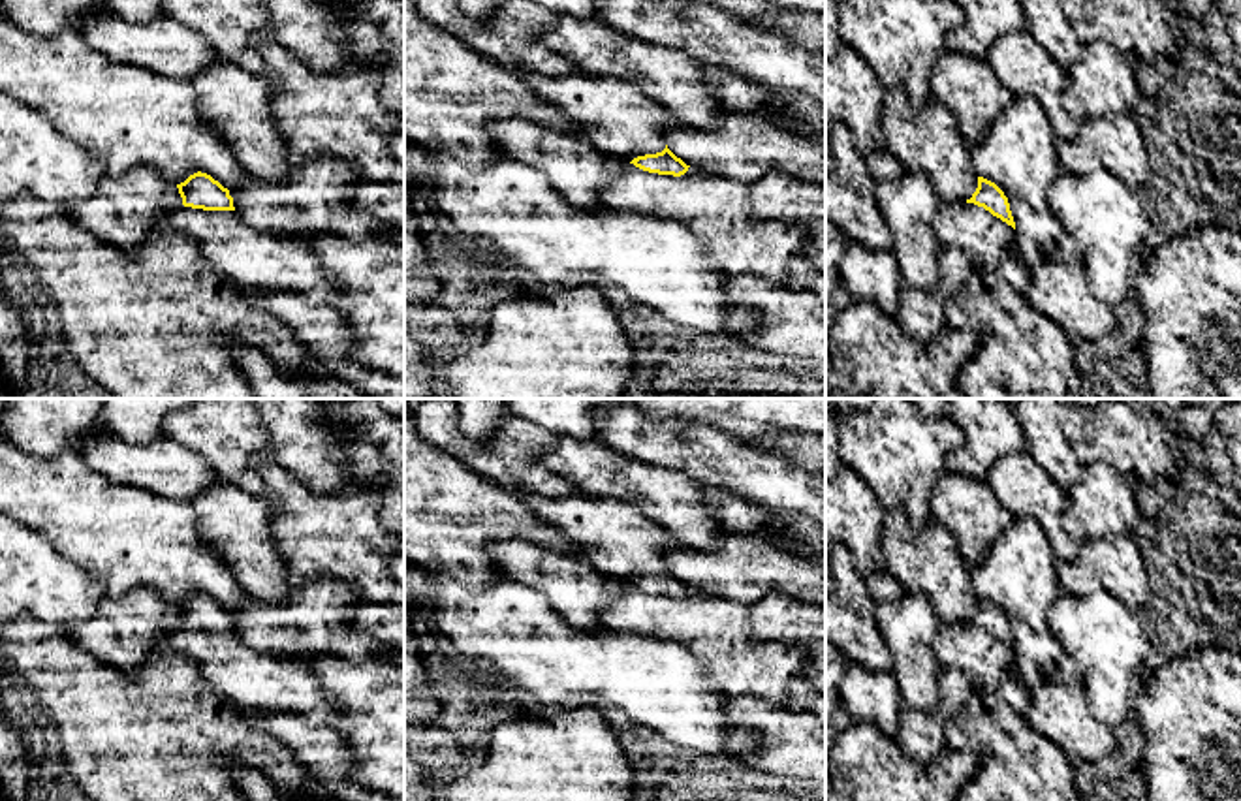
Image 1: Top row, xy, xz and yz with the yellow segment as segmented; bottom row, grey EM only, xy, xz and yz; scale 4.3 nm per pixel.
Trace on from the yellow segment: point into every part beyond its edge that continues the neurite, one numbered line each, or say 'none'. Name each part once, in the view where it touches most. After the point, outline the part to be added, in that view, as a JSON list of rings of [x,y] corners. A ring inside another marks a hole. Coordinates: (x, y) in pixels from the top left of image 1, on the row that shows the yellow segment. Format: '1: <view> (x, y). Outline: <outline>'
1: xy (256, 260). Outline: [[[182,205],[167,214],[165,224],[192,237],[212,269],[237,282],[241,288],[295,291],[320,303],[329,303],[338,290],[337,280],[325,271],[312,248],[299,241],[254,229],[246,226],[235,211],[203,211]]]

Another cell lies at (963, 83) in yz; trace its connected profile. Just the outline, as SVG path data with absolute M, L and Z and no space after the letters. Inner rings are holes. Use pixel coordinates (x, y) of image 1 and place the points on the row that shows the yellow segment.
M946 51L933 73L933 96L955 117L966 147L974 149L1013 94L987 66L985 58Z

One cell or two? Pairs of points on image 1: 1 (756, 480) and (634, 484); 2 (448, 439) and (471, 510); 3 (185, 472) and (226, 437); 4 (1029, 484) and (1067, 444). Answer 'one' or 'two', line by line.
1: two
2: two
3: two
4: two

